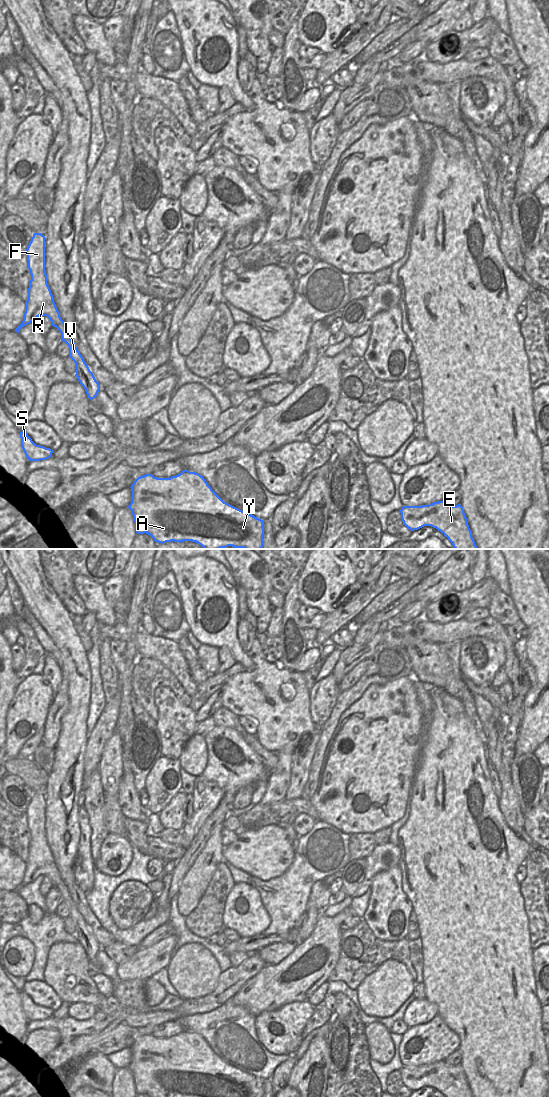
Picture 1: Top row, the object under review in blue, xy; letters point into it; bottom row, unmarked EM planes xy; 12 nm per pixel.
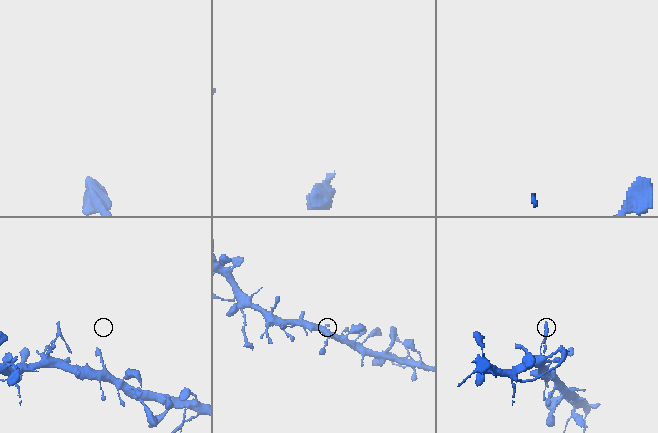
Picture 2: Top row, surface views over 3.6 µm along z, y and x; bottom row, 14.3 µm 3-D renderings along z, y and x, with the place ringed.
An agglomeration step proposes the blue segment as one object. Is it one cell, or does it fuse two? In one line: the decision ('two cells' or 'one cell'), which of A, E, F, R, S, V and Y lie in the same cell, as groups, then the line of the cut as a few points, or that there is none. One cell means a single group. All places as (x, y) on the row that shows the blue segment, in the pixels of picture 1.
one cell; A E F R S V Y; no cut

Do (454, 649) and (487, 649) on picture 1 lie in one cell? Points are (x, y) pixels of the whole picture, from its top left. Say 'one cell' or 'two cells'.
two cells

